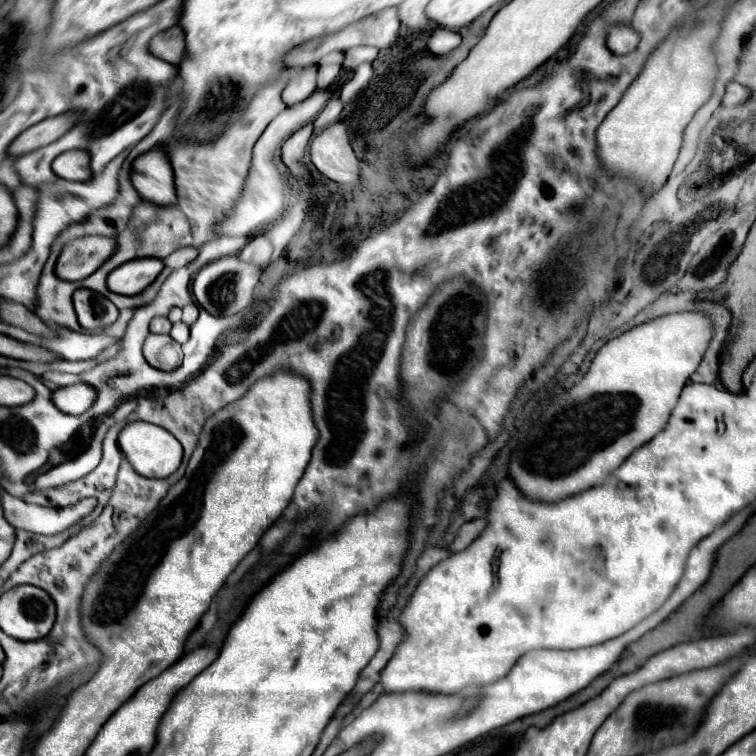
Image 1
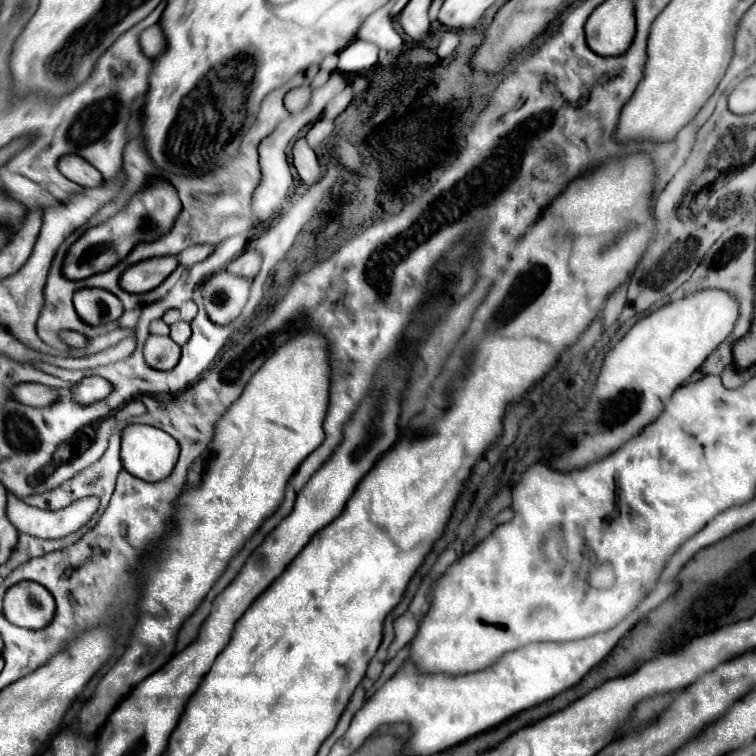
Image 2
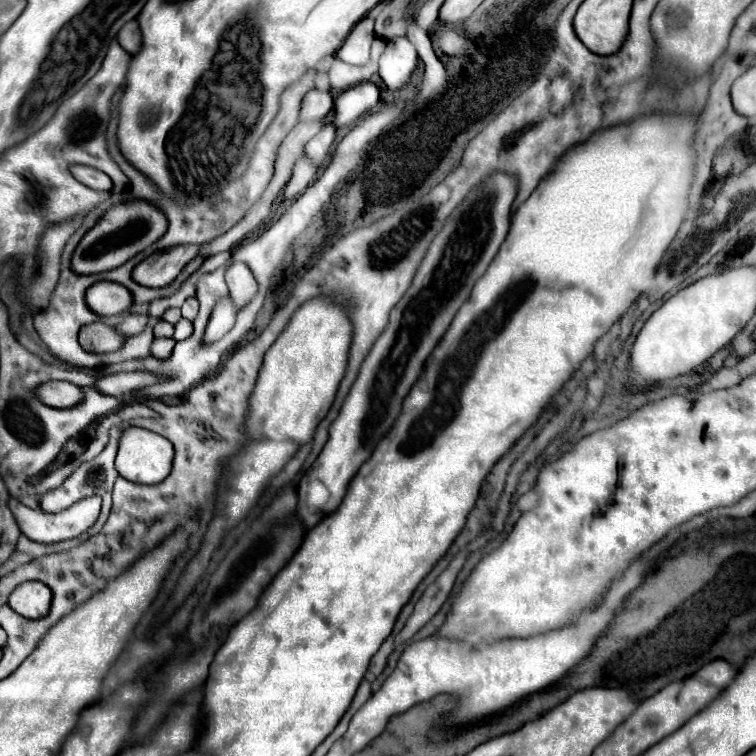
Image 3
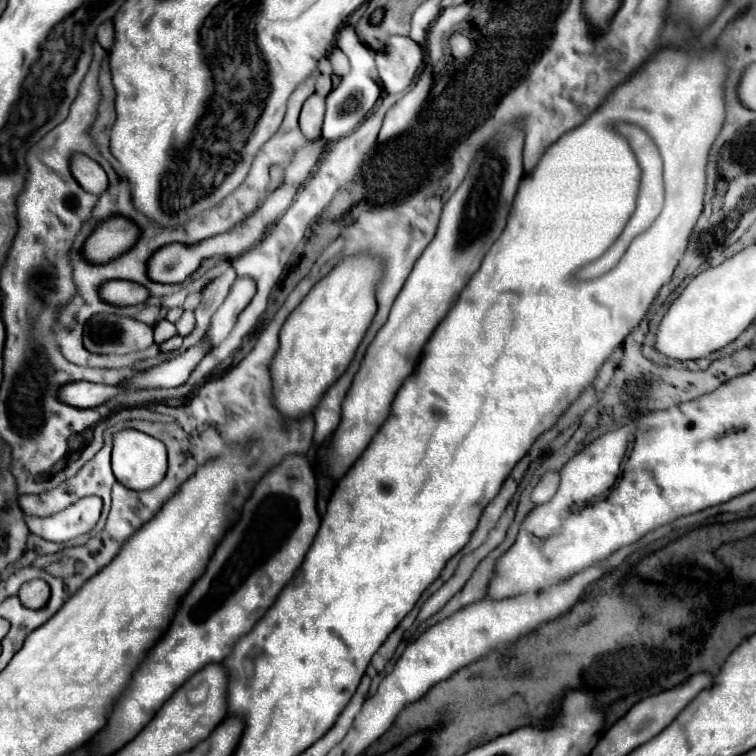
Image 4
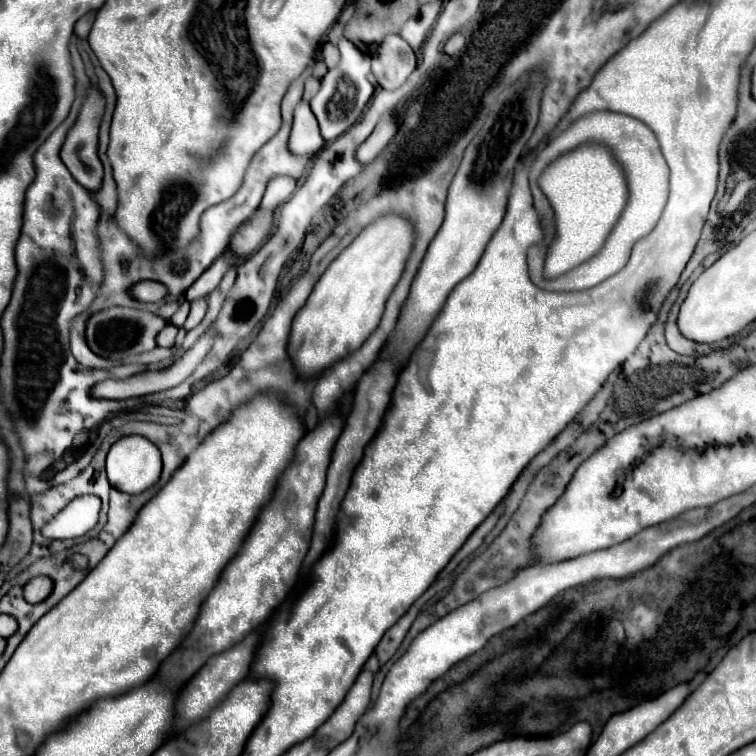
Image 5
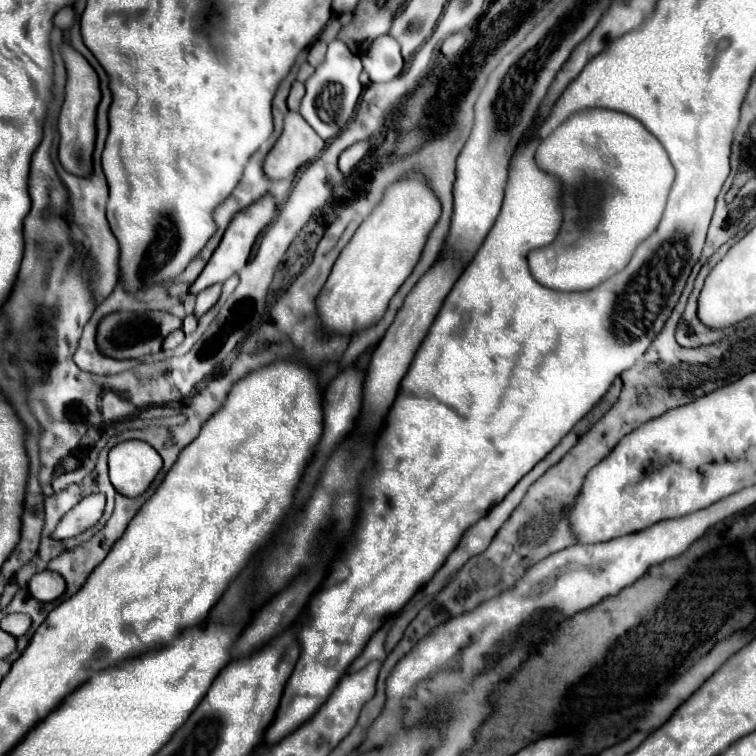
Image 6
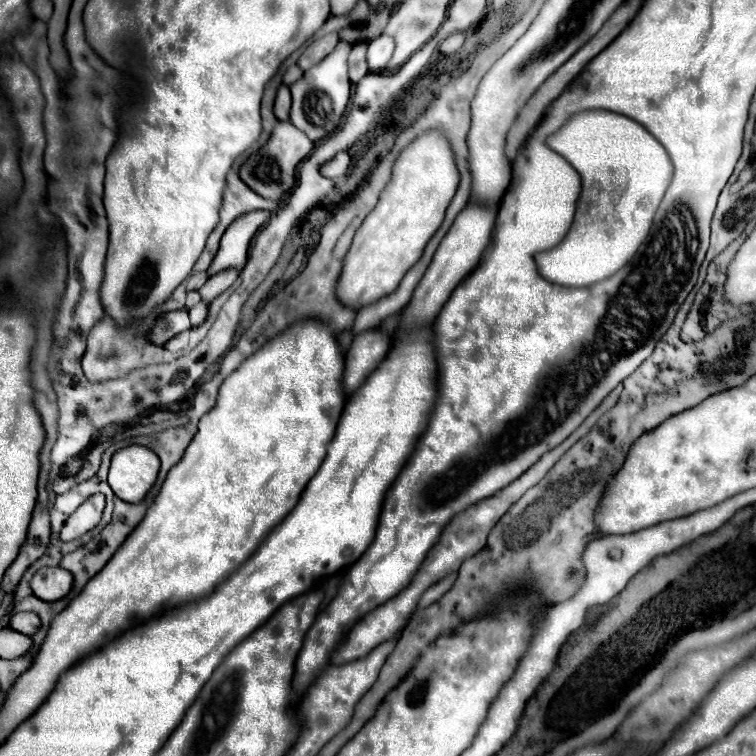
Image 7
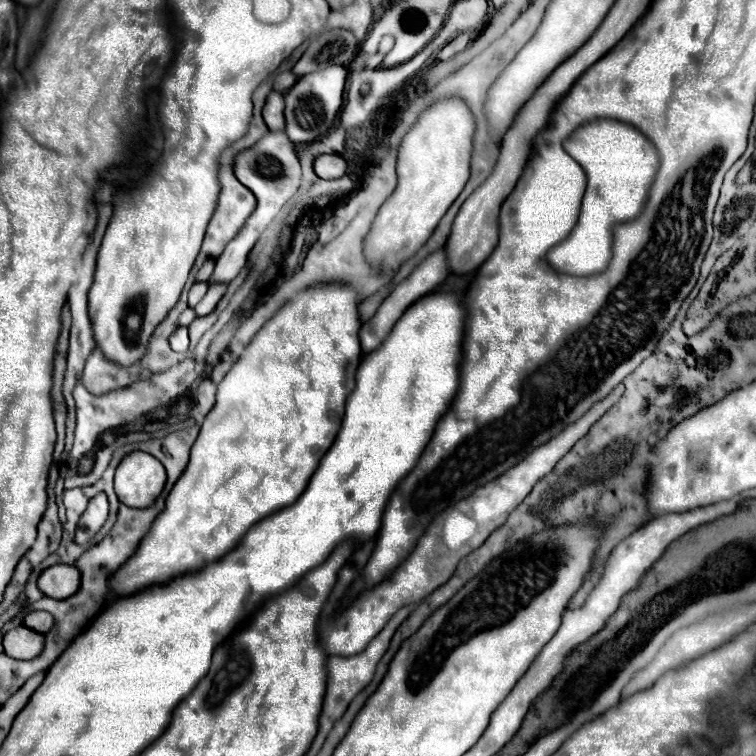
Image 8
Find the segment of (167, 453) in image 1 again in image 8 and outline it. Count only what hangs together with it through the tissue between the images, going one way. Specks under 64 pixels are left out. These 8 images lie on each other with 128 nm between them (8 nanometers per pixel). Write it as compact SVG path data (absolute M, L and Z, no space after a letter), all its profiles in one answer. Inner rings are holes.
M130 452L116 468L114 490L118 500L130 508L150 508L162 494L166 470L146 452Z

